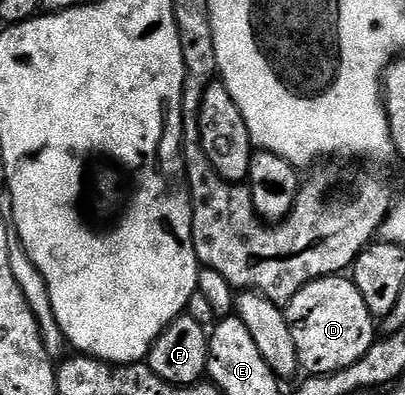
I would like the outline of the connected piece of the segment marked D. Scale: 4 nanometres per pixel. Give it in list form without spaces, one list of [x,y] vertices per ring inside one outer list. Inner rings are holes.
[[[343,275],[315,278],[287,302],[285,312],[300,366],[311,375],[336,373],[341,367],[349,367],[349,363],[357,363],[377,340],[376,318],[365,307],[361,291]]]

